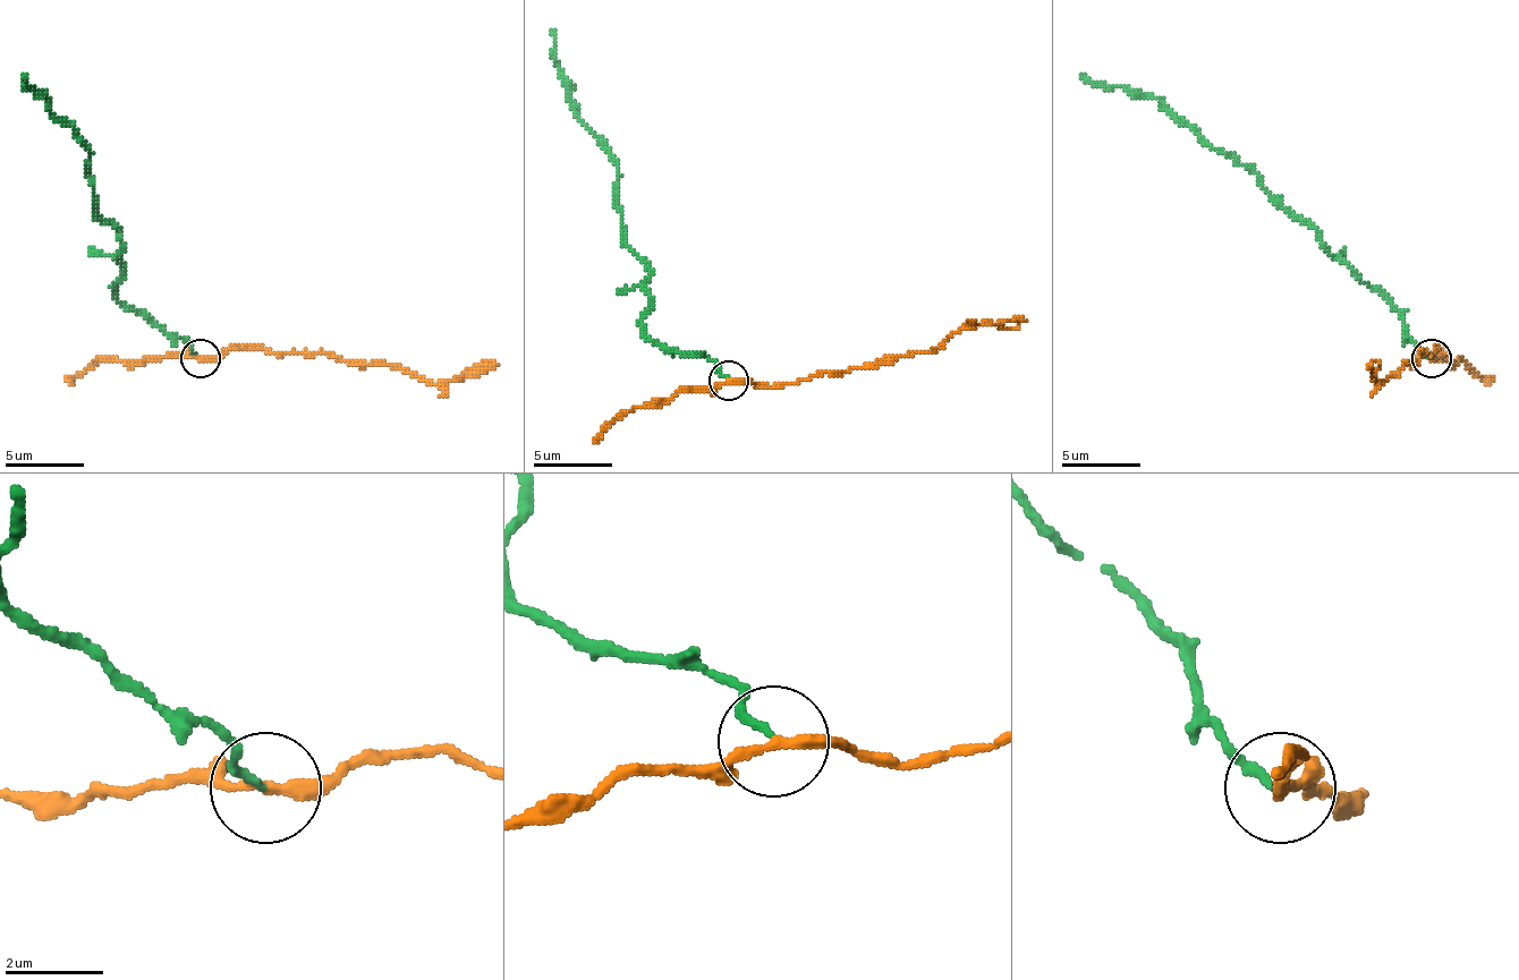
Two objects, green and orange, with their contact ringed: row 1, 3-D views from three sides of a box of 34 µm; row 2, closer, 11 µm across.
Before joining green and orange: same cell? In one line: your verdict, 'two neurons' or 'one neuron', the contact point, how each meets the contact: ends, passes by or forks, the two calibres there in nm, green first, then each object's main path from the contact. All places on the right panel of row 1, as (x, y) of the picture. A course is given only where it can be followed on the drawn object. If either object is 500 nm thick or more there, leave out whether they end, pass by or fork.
two neurons; place (1432, 358); green ends; orange passes by; calibres 160 and 240 nm; course green (1431, 357), (1375, 290), (1249, 169), (1155, 98), (1093, 86), (1080, 74); course orange (1431, 357), (1439, 349), (1419, 354), (1380, 384), (1372, 365)

